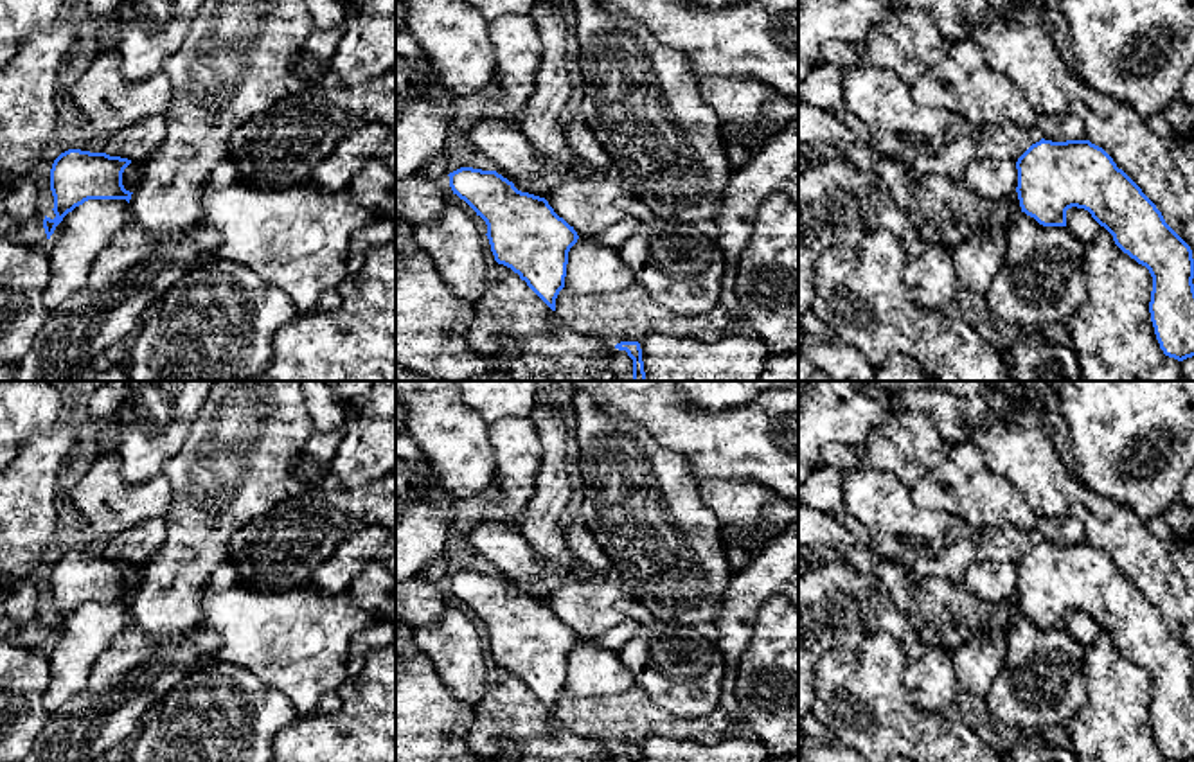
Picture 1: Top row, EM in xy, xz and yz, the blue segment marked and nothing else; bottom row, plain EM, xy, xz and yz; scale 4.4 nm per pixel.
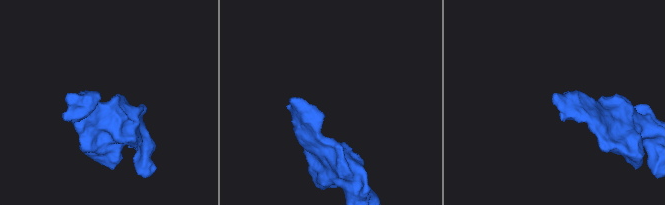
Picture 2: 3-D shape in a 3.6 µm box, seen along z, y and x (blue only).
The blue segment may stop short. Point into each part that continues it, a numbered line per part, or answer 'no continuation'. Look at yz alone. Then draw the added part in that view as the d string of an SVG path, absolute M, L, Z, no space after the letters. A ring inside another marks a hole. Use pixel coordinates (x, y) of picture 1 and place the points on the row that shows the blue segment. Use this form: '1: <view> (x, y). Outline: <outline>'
no continuation

